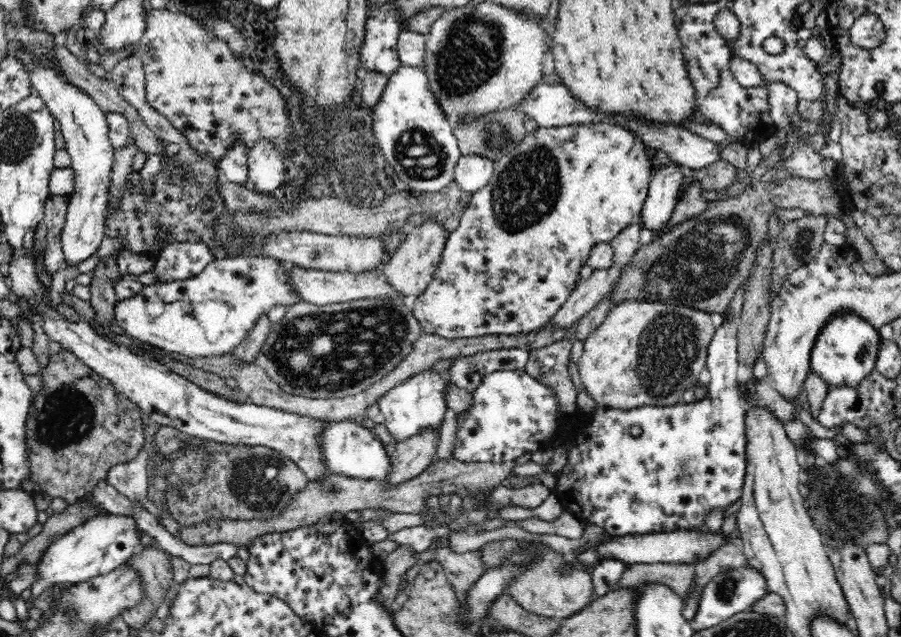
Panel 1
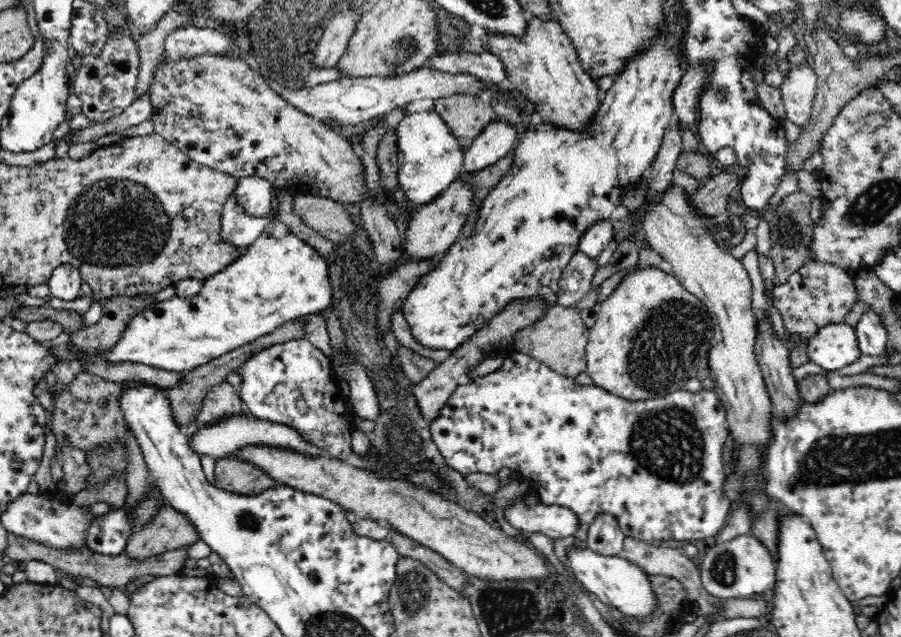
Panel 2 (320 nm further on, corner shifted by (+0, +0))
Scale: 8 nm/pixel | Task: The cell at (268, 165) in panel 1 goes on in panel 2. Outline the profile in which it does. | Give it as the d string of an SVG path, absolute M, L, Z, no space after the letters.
M251 175L237 180L233 194L250 216L269 216L275 210L274 191L266 178Z

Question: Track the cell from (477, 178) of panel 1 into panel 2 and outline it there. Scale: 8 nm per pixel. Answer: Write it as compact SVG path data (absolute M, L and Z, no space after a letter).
M497 118L492 120L470 147L463 151L464 172L475 173L498 163L514 150L517 136L517 128L512 124Z

